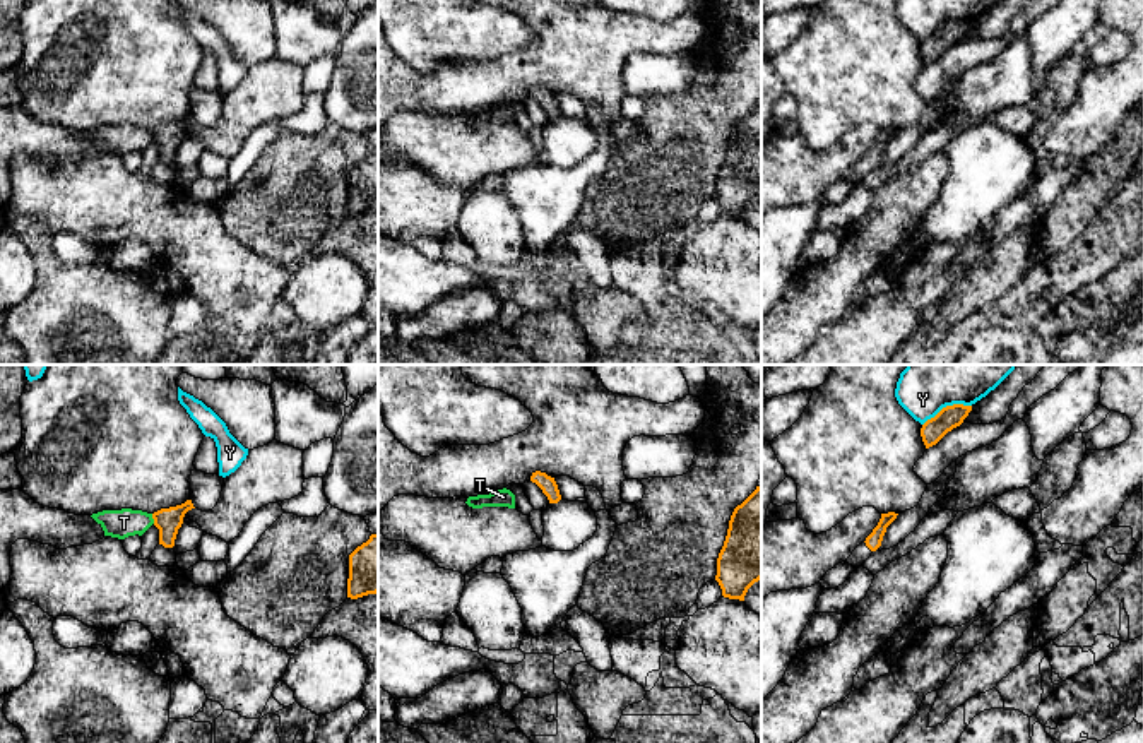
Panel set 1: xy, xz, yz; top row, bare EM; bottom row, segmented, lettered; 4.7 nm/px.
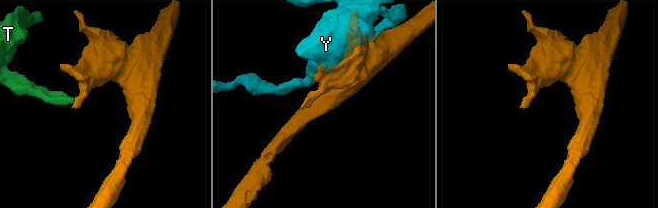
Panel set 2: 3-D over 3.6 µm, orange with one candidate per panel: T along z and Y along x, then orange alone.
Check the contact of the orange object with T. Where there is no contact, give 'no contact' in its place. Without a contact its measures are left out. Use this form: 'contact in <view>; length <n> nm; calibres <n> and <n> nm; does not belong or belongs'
contact in xy; length 50 nm; calibres 120 and 130 nm; does not belong

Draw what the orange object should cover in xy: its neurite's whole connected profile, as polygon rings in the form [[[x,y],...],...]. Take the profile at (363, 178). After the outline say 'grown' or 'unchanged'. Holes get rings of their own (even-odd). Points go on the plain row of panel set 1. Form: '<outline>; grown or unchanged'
[[[378,149],[349,171],[347,214],[378,209]]]; unchanged

